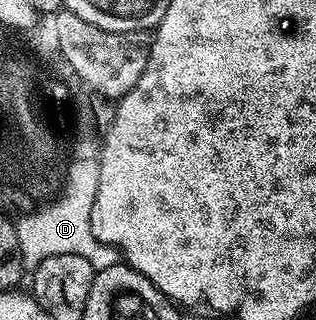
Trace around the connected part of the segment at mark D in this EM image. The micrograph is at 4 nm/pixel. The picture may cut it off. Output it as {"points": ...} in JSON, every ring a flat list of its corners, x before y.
{"points":[[83,161,83,167,73,169,71,189,61,199,61,203,39,213,39,217,33,217,33,229,17,230,19,250,26,270,33,271,42,260,49,259,52,255,81,255,96,271,109,267,118,260,118,250,104,247,102,244,97,245,87,227,87,211,93,199,95,181,97,181,97,173,91,173,91,161]]}

